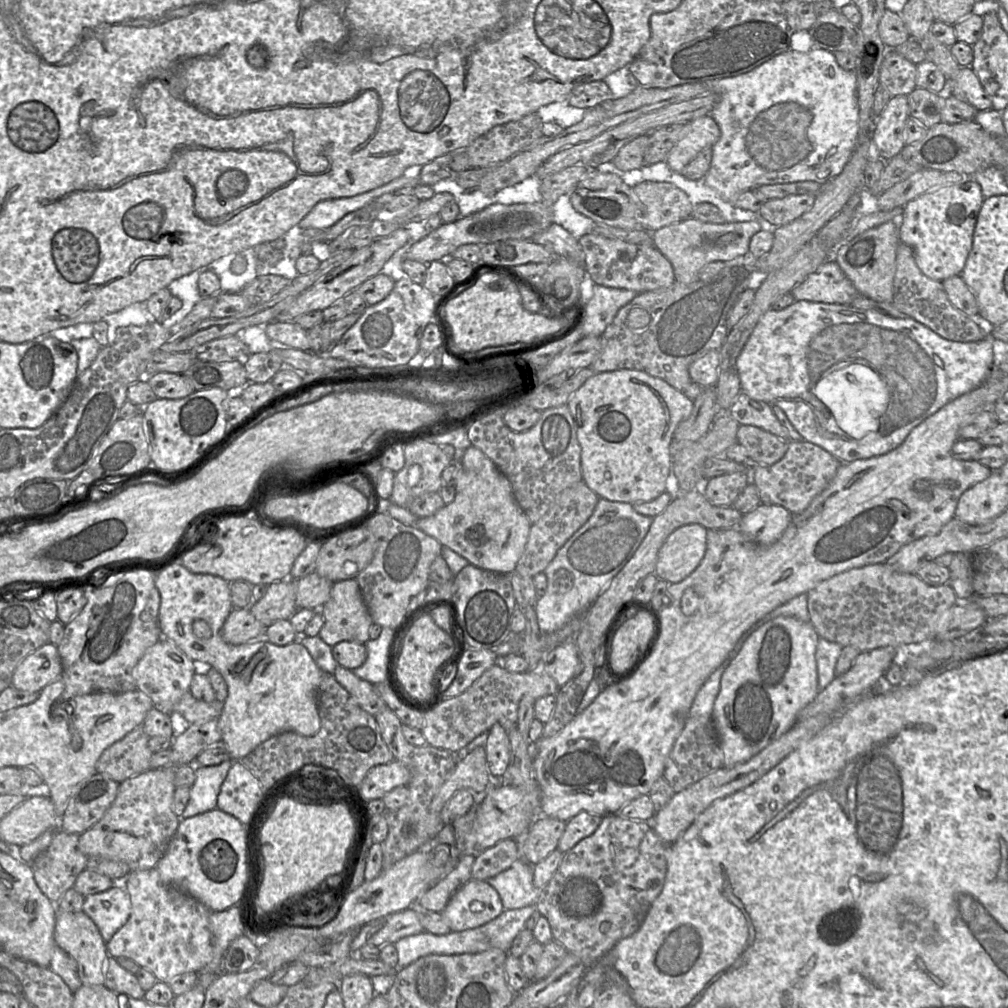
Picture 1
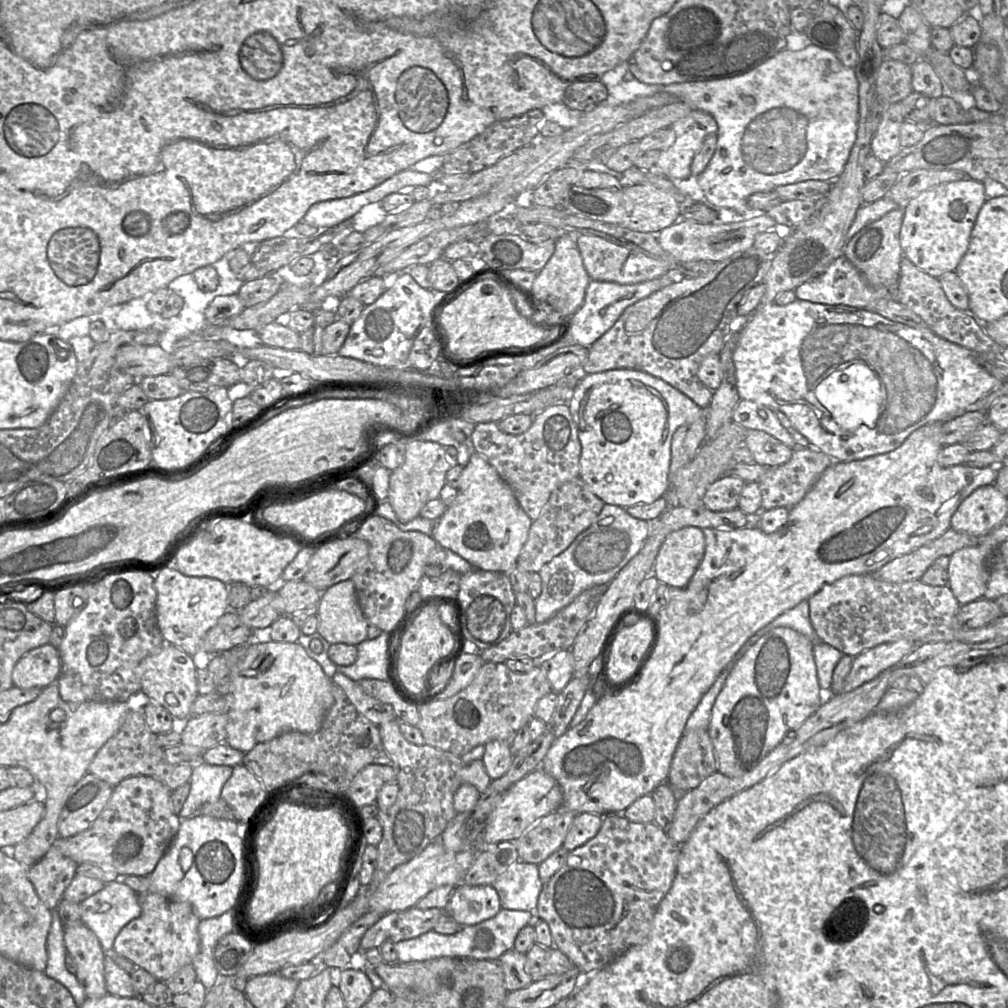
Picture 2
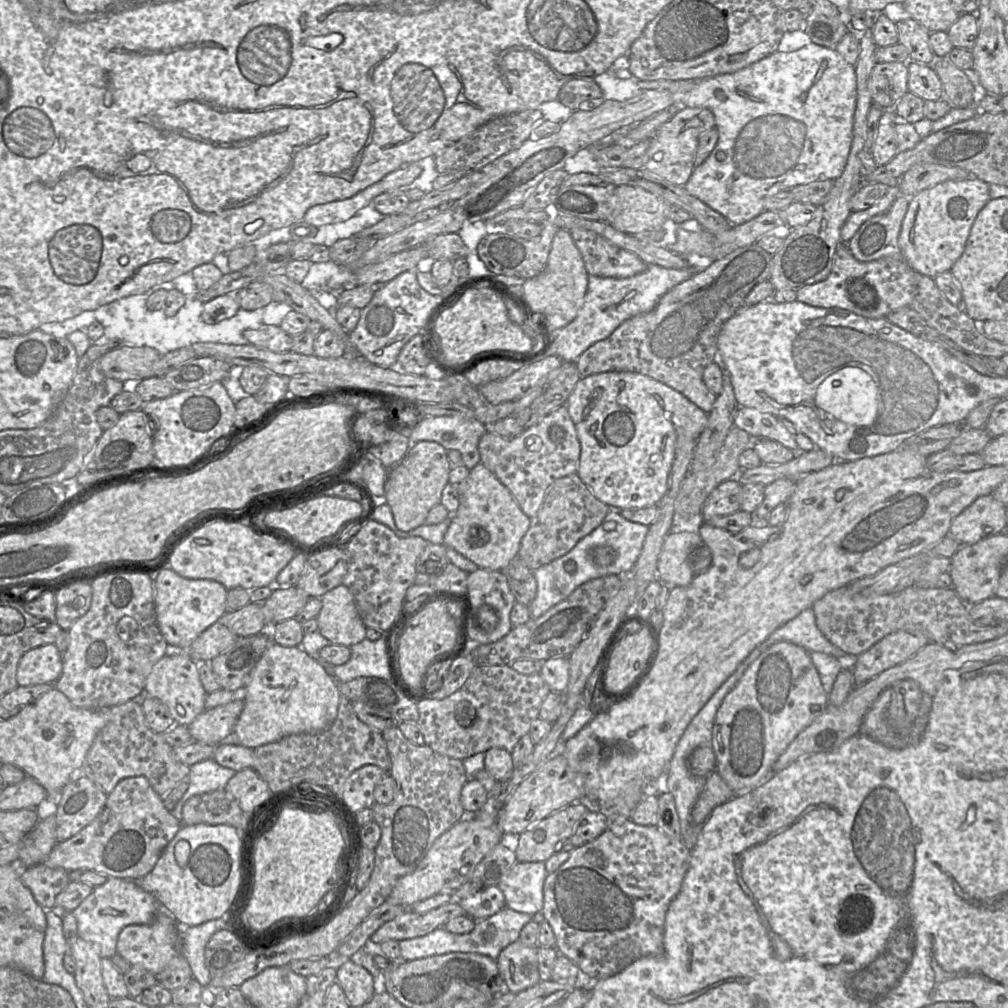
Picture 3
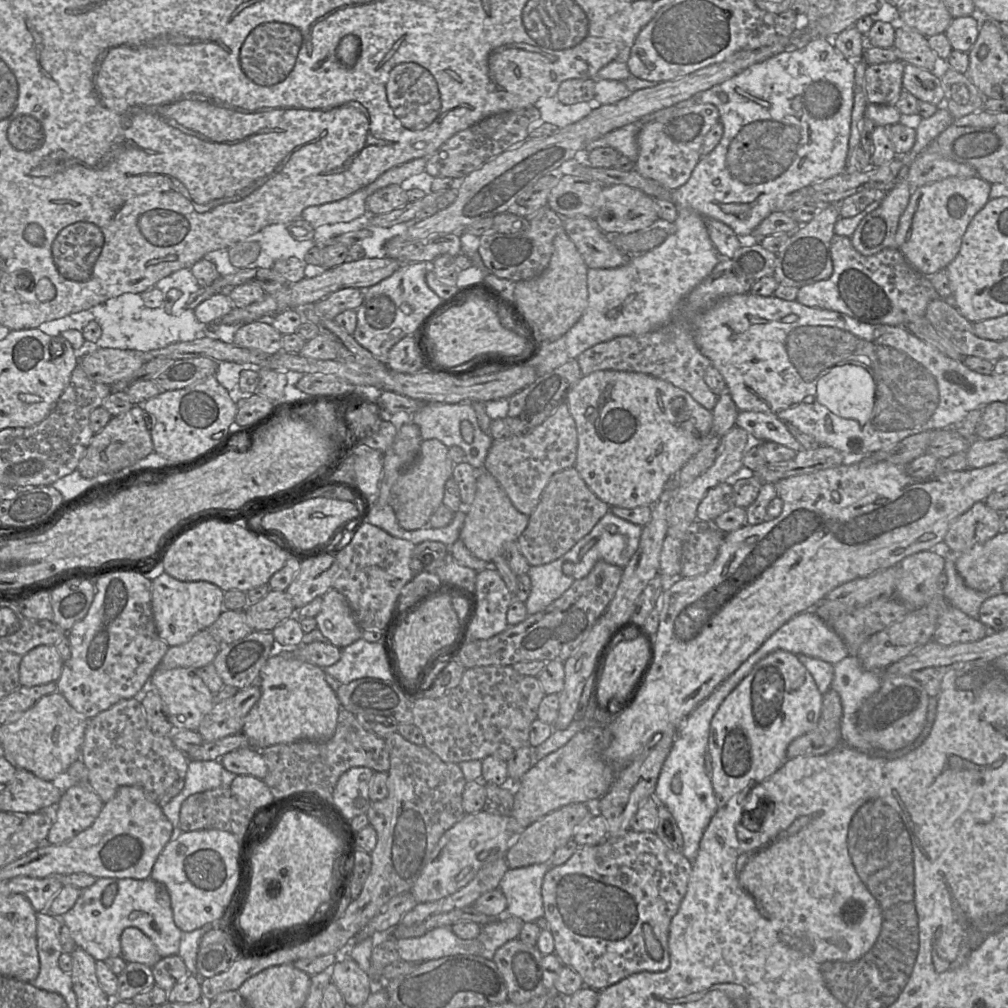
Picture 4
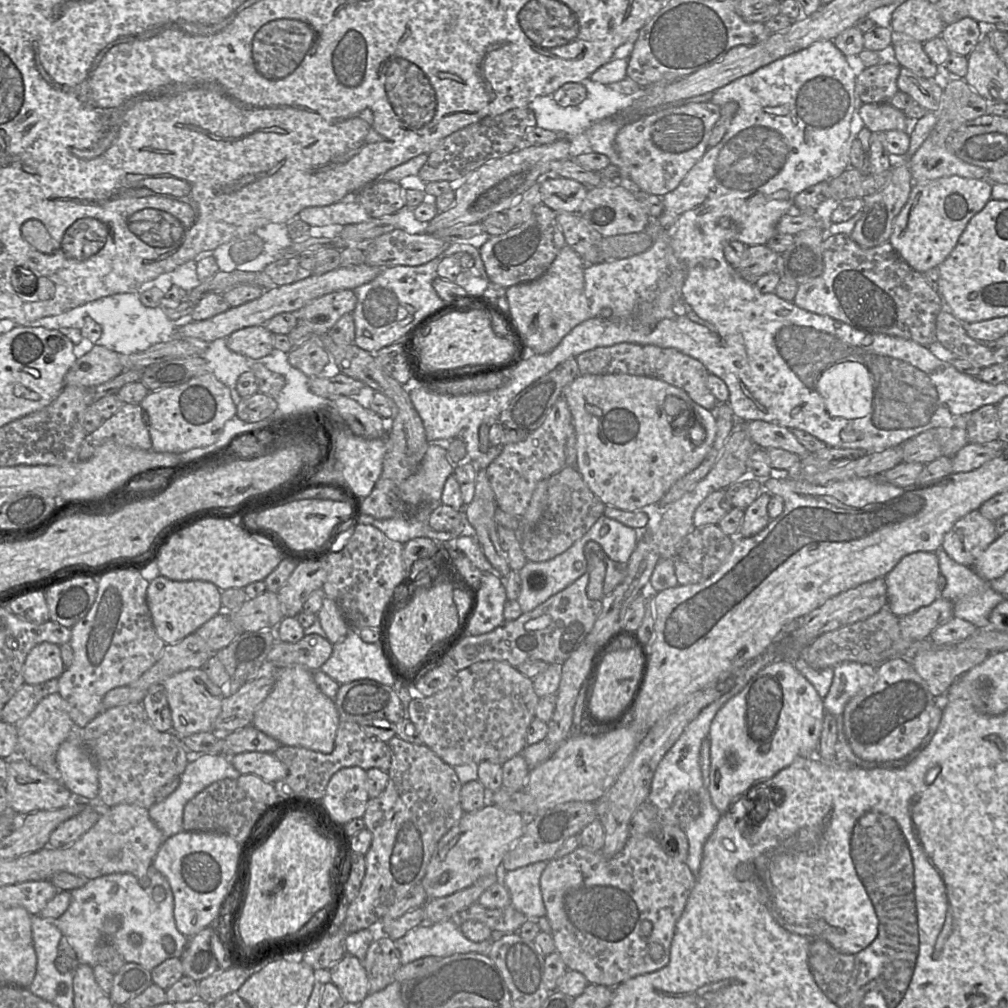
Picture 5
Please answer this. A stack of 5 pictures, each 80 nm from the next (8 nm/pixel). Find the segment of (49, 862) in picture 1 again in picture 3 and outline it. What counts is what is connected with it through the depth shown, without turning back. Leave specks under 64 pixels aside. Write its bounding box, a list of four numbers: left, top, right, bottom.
[20,863,70,910]

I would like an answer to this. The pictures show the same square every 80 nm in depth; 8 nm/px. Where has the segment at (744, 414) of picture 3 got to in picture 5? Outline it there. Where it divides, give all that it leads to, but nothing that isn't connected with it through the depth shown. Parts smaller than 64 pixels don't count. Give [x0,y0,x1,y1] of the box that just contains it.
[745,420,810,458]

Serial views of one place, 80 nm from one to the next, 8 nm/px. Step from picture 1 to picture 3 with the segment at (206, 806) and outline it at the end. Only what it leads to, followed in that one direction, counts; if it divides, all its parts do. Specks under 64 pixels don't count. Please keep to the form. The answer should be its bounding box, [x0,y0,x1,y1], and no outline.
[171,758,236,821]

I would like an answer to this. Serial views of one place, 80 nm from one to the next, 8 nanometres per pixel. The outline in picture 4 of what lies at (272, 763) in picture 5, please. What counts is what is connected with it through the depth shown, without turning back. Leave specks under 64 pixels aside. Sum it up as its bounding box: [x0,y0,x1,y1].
[219,747,268,780]

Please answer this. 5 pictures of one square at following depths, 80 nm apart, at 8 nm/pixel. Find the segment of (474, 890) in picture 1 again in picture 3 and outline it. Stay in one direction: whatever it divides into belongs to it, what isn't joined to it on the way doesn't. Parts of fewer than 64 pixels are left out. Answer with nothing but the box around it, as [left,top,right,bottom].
[457,886,506,921]

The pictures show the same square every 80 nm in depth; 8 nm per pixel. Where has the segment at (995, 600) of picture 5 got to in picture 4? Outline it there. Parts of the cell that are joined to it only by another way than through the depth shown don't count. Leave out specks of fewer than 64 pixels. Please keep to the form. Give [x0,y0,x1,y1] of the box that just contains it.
[942,553,1001,619]

